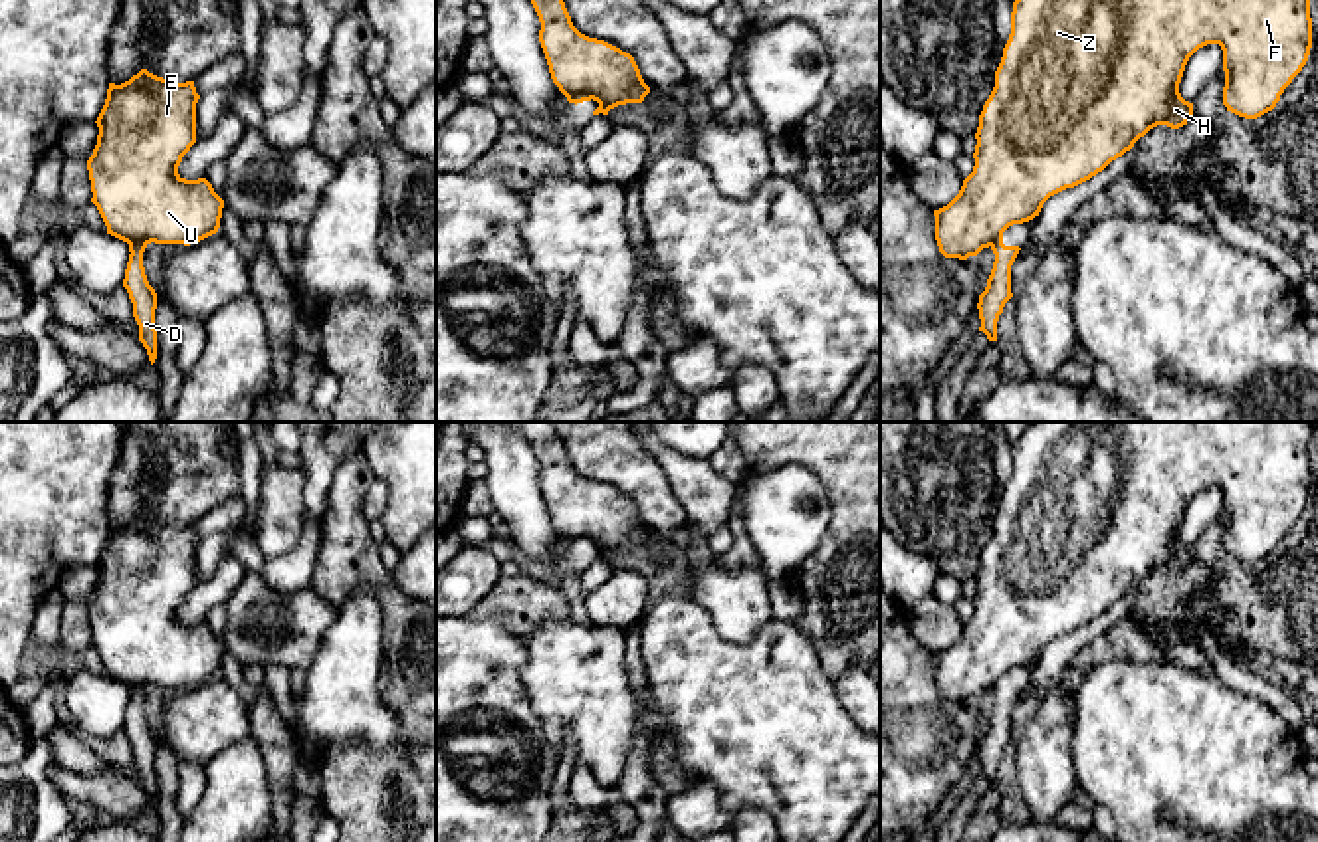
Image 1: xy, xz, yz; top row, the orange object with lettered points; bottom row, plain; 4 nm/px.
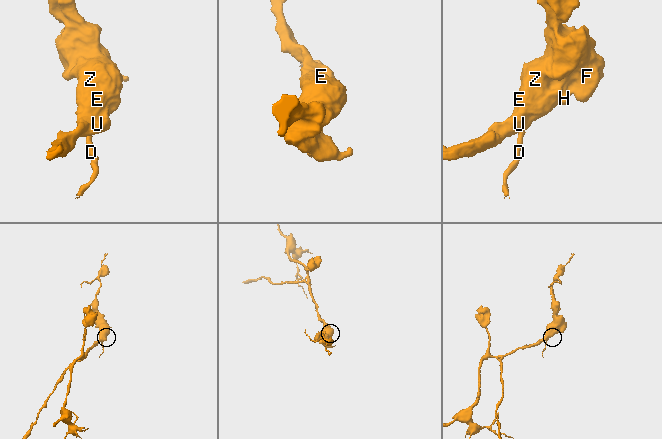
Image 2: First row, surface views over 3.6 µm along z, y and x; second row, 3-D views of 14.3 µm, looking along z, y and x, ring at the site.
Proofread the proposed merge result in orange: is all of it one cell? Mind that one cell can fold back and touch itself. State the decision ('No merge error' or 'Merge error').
Merge error

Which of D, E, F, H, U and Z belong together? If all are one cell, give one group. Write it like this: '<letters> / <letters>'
D / E F H U Z

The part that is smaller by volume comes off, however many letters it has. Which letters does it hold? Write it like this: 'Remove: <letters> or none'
Remove: D

